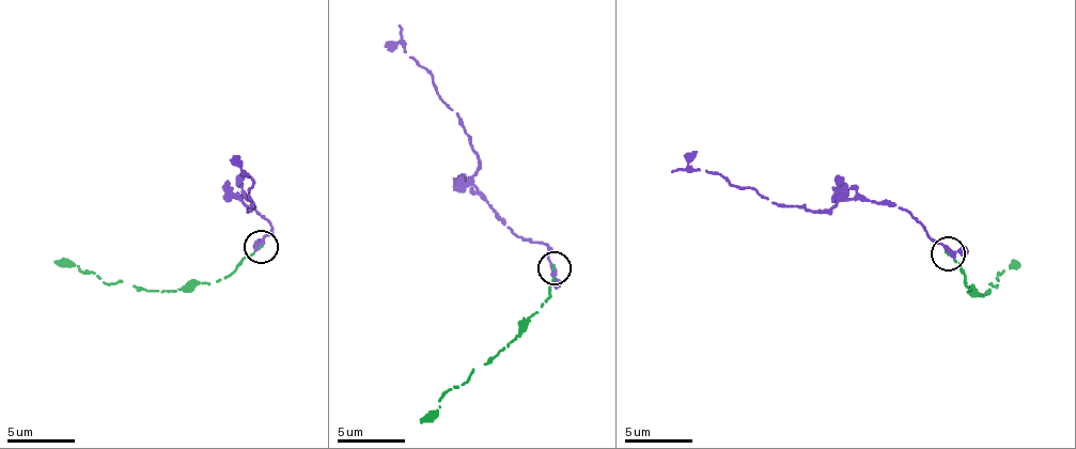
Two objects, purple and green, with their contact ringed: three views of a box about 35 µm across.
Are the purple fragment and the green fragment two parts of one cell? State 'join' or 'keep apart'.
keep apart

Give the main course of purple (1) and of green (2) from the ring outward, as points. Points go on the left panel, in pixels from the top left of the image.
1: (260, 246), (270, 230), (254, 204), (242, 196), (252, 211), (251, 177), (243, 175), (243, 166), (235, 155)
2: (260, 246), (230, 276), (188, 281), (174, 292), (121, 281), (106, 284), (89, 271), (53, 263)

